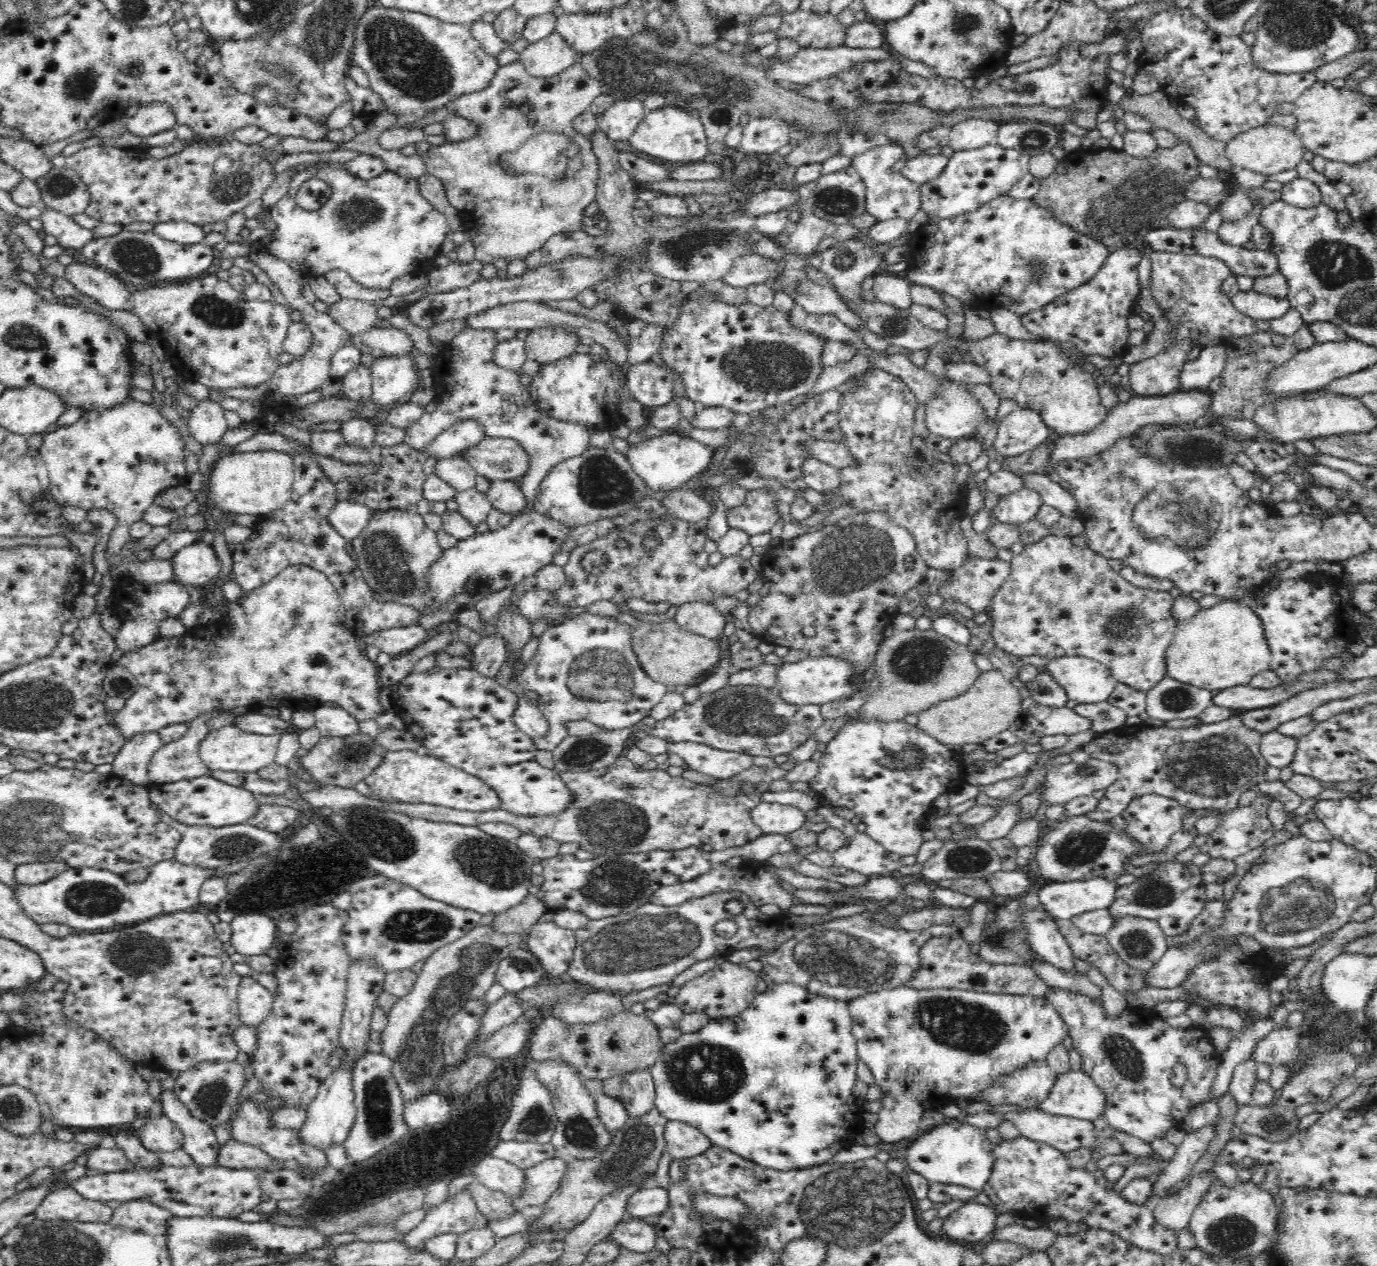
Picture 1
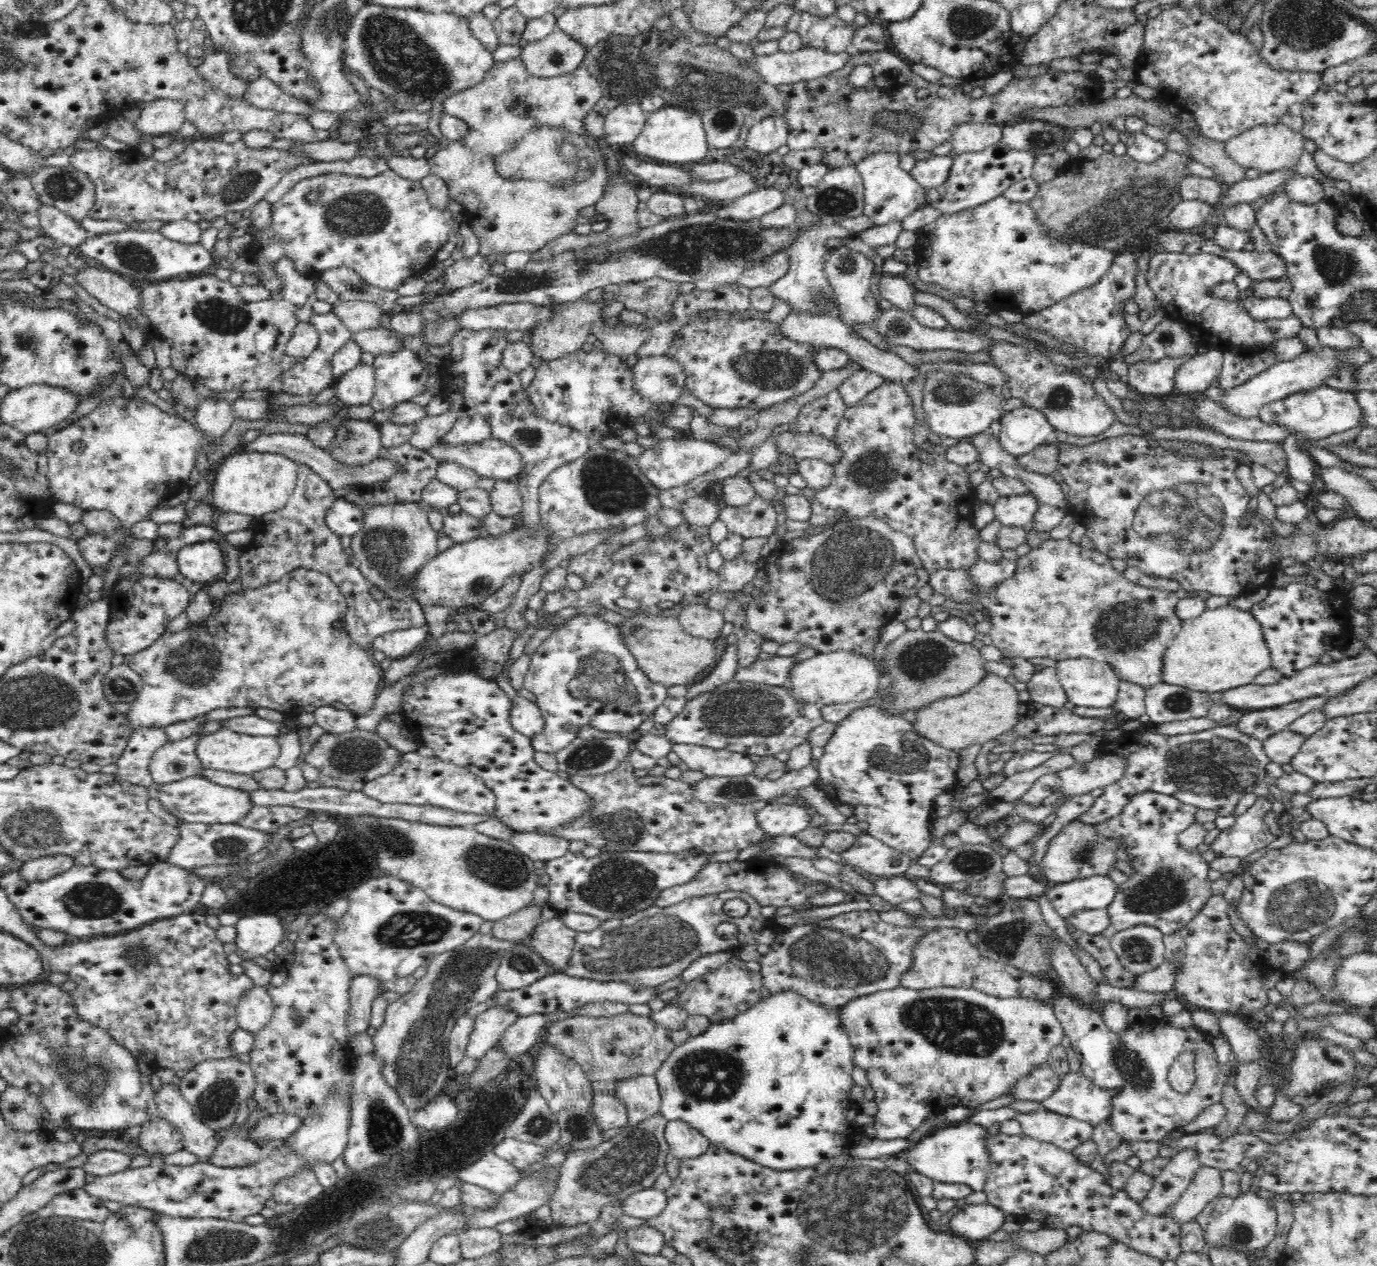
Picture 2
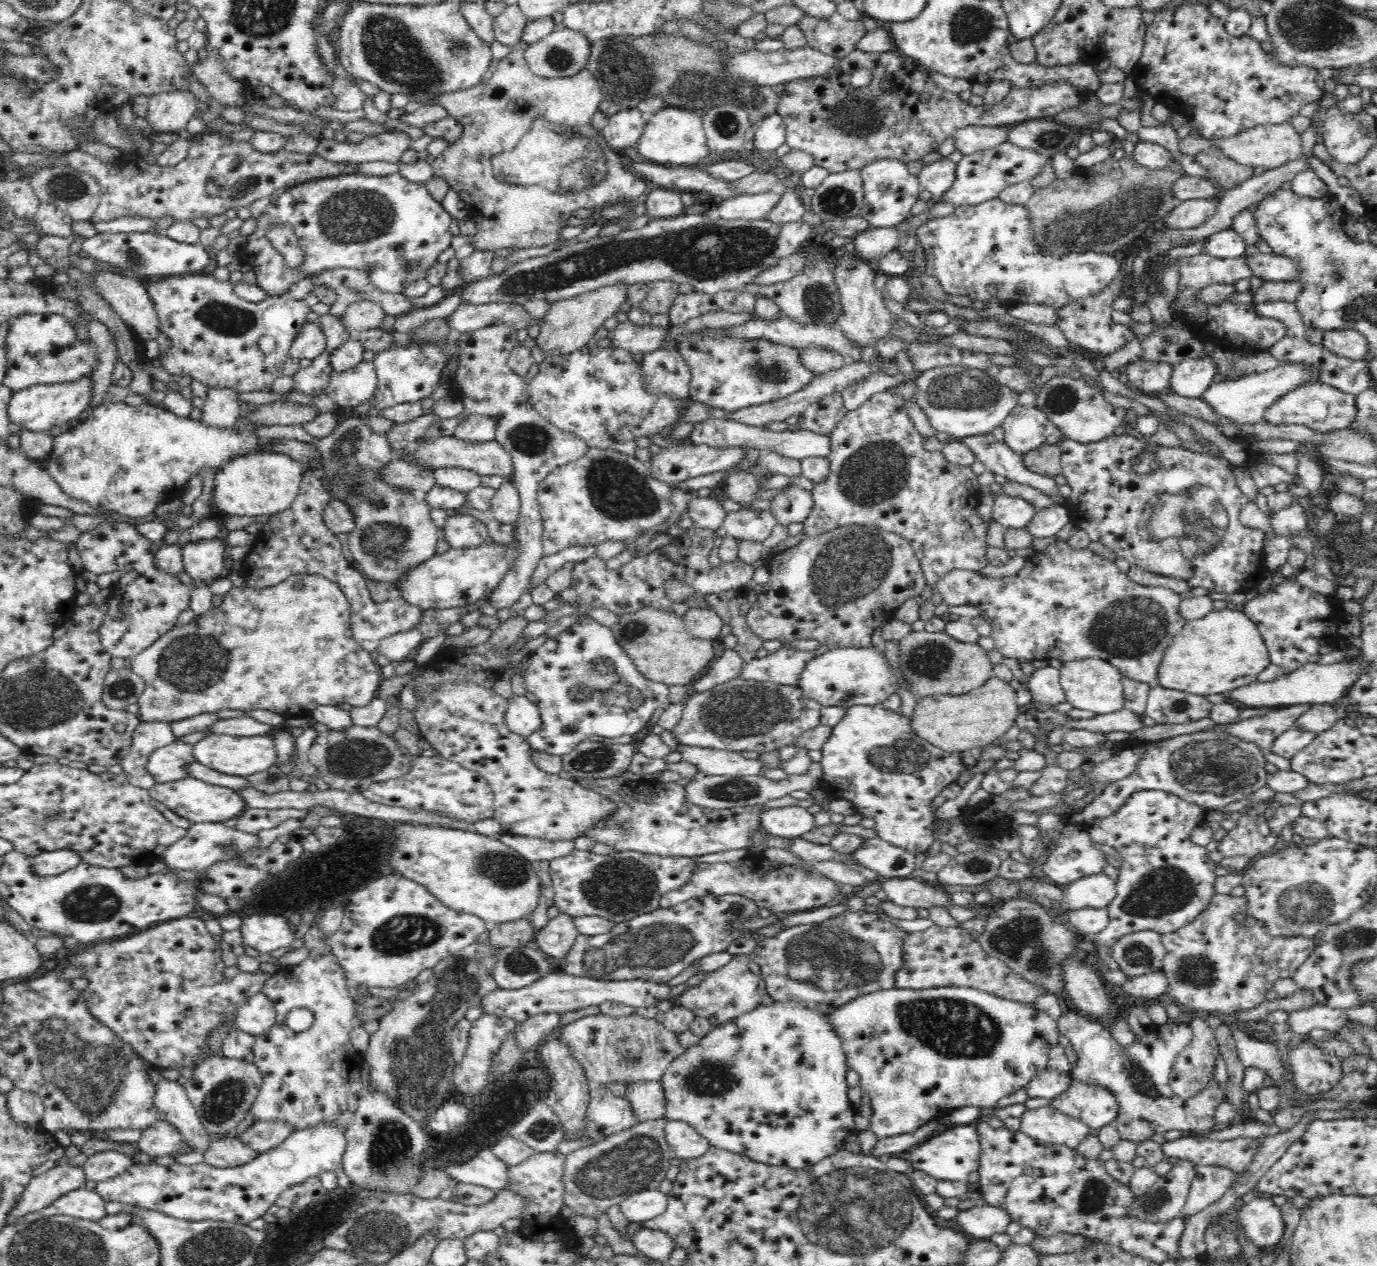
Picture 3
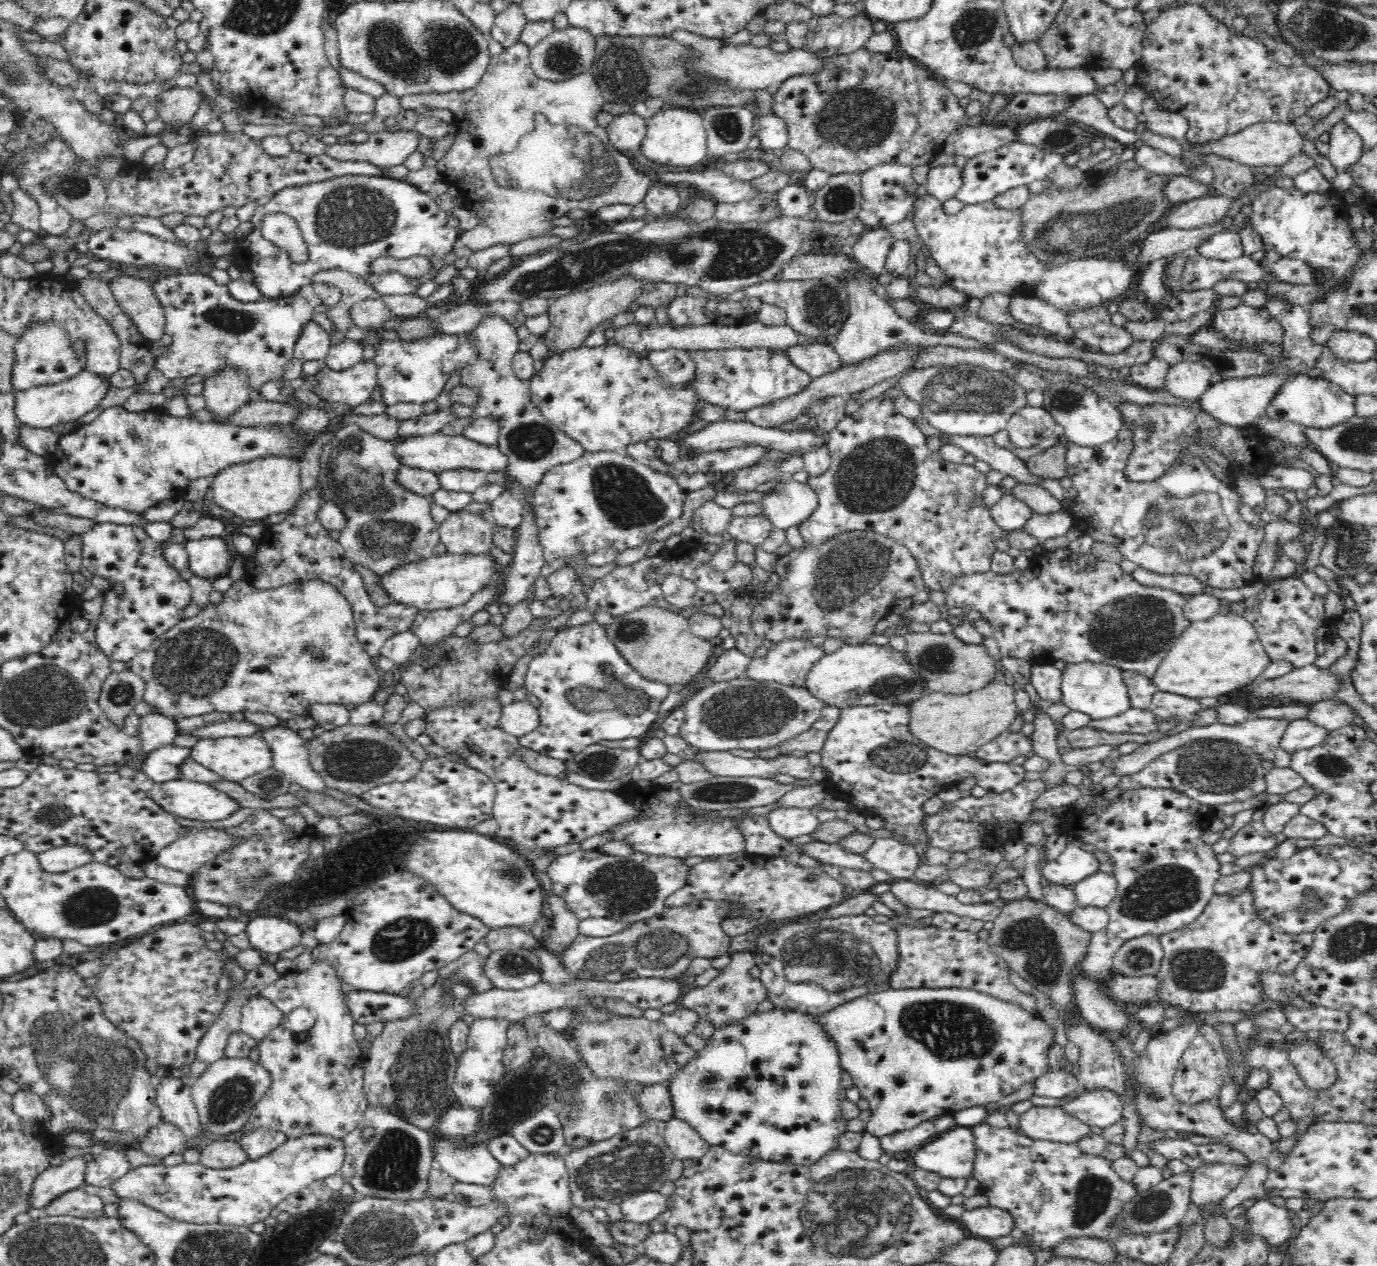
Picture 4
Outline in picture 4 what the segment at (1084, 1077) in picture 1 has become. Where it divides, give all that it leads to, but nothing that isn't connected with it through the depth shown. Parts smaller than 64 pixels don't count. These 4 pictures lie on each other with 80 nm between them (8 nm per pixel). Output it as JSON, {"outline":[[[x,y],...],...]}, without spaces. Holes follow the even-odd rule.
{"outline":[[[1078,1089],[1080,1094],[1066,1100],[1061,1108],[1066,1114],[1090,1126],[1106,1128],[1123,1118],[1124,1104],[1108,1089]]]}

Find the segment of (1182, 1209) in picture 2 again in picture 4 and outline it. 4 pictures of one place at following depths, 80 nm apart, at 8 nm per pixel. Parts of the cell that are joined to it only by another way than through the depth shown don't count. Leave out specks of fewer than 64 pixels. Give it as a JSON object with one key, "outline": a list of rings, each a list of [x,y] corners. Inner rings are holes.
{"outline":[[[1207,1164],[1194,1169],[1191,1200],[1196,1208],[1218,1205],[1244,1176],[1244,1166]]]}

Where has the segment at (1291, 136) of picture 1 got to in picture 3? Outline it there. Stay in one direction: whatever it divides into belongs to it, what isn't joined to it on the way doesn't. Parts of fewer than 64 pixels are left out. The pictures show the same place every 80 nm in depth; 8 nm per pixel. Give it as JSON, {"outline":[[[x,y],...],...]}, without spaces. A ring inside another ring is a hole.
{"outline":[[[1287,122],[1282,124],[1258,125],[1244,130],[1240,132],[1240,134],[1236,134],[1236,136],[1230,136],[1230,138],[1209,140],[1190,134],[1185,138],[1178,138],[1178,150],[1180,150],[1182,154],[1195,155],[1198,151],[1210,145],[1220,147],[1226,156],[1230,157],[1234,162],[1241,164],[1243,167],[1256,168],[1256,166],[1260,166],[1260,168],[1266,168],[1266,170],[1284,166],[1284,164],[1288,164],[1288,162],[1304,156],[1302,153],[1303,148],[1300,134]]]}

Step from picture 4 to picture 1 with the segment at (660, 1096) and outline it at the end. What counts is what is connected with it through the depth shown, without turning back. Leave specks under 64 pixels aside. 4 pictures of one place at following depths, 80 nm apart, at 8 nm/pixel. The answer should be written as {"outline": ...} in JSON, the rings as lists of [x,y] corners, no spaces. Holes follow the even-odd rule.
{"outline":[[[634,1070],[602,1081],[601,1093],[622,1101],[629,1116],[642,1116],[655,1106],[655,1087],[649,1070]]]}

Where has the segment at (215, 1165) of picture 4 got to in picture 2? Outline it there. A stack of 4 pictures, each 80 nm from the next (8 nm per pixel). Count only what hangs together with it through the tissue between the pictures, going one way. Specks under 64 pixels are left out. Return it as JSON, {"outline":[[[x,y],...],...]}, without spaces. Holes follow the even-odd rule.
{"outline":[[[240,1136],[222,1139],[210,1162],[221,1167],[252,1166],[264,1159],[266,1153],[252,1140]]]}

